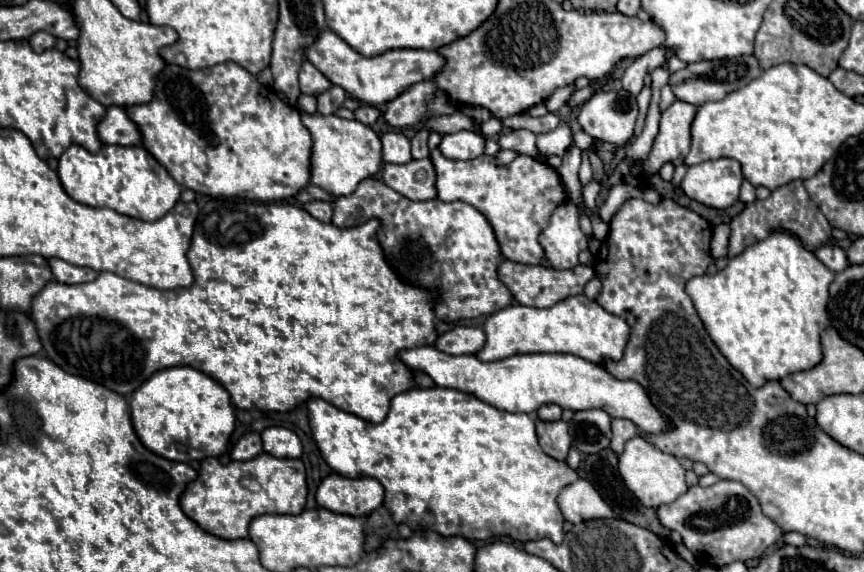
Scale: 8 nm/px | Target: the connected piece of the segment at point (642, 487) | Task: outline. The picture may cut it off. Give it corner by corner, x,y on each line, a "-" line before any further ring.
636,436
626,442
620,462
618,462
618,472
624,480
624,484
628,486
628,490
648,508
658,508
662,504
674,502
678,496
682,496
688,490
688,486
684,482
684,468
680,466
678,458
656,450
642,436

